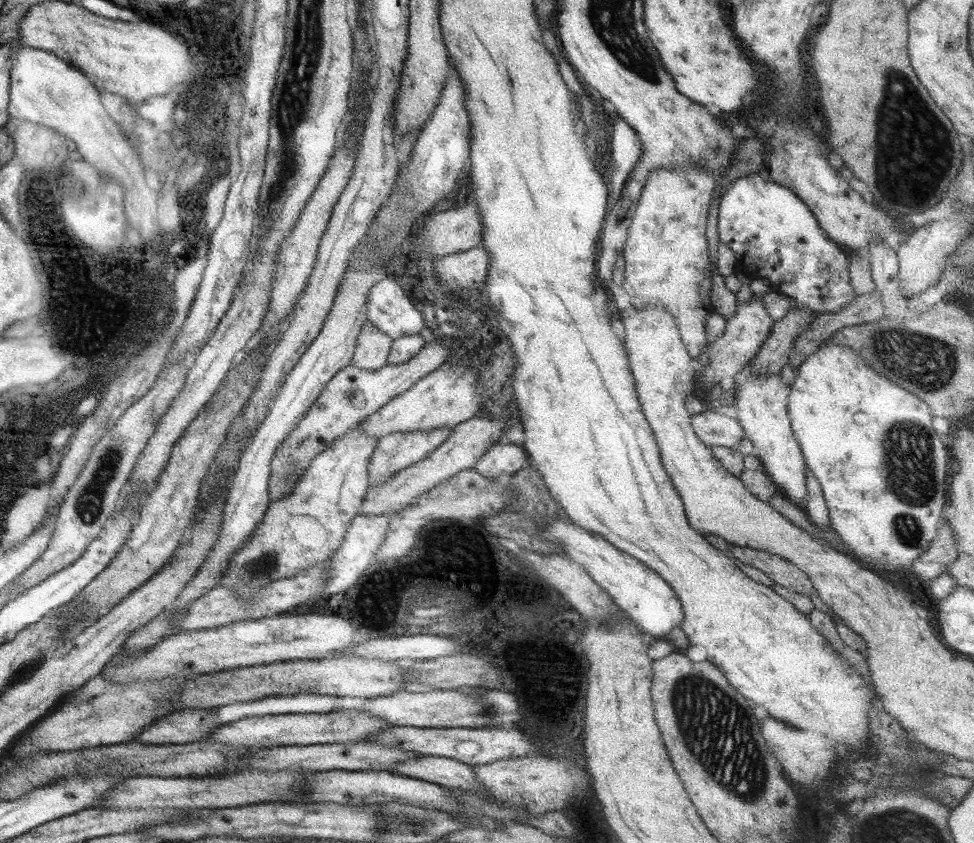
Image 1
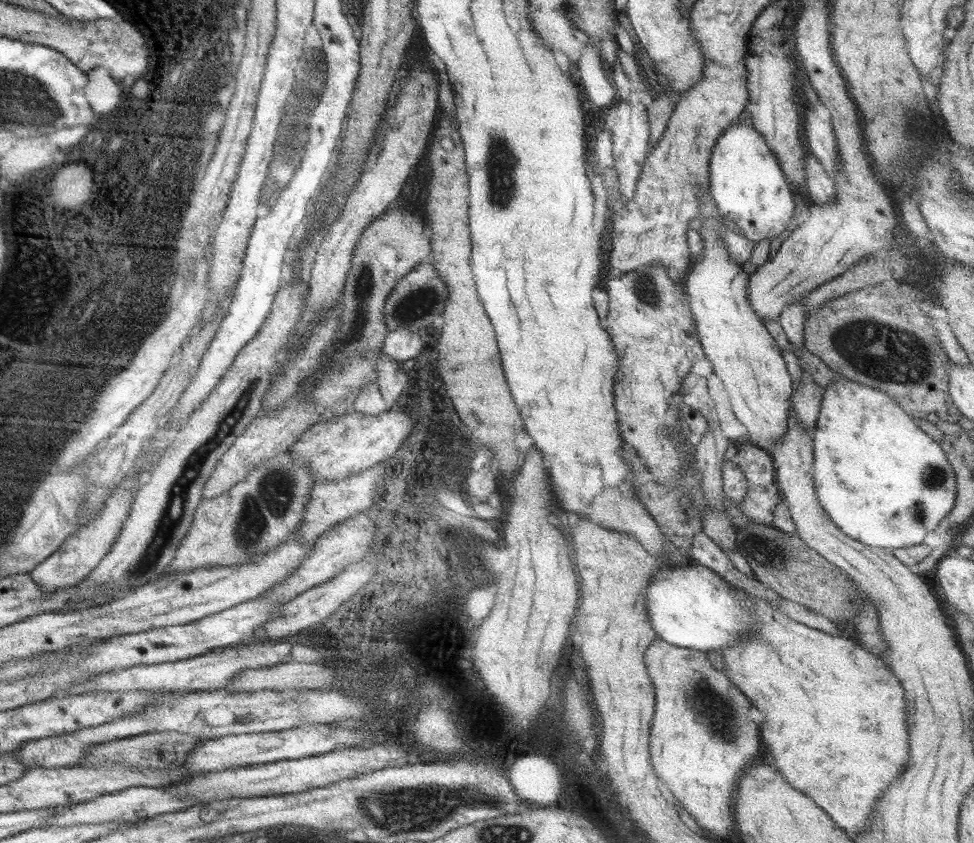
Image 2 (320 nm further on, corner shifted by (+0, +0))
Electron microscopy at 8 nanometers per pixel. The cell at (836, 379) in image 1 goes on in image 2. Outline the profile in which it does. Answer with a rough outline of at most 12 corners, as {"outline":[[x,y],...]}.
{"outline":[[841,375],[813,435],[820,504],[872,548],[954,508],[944,449]]}

